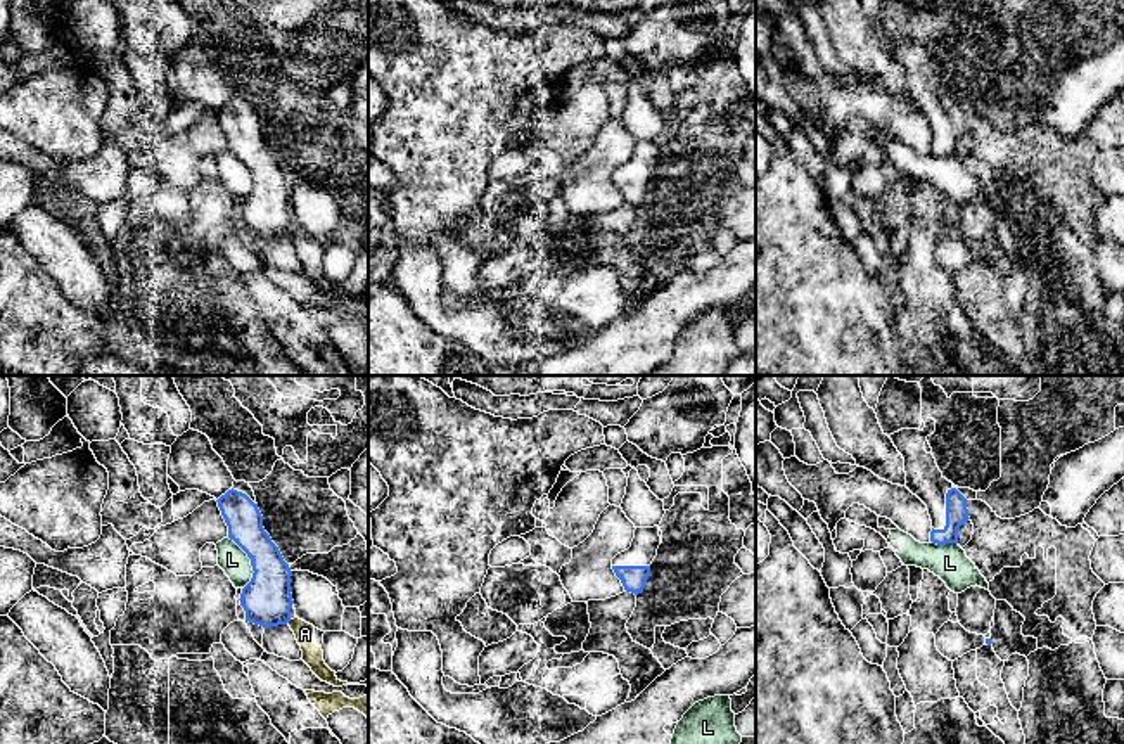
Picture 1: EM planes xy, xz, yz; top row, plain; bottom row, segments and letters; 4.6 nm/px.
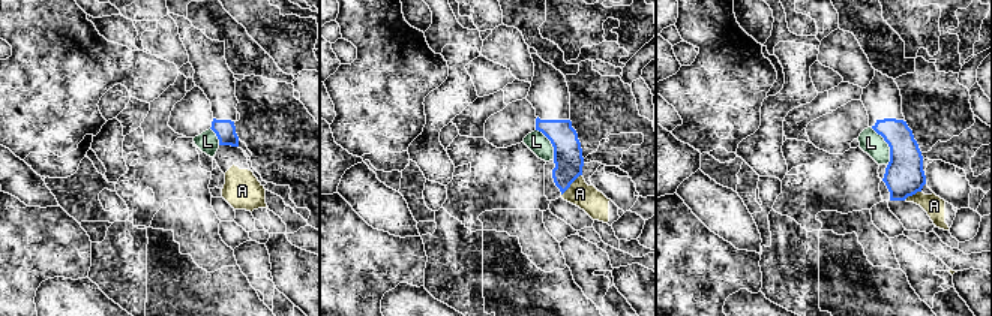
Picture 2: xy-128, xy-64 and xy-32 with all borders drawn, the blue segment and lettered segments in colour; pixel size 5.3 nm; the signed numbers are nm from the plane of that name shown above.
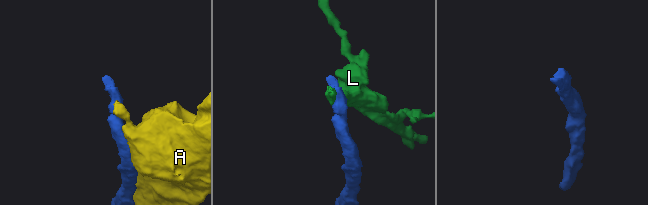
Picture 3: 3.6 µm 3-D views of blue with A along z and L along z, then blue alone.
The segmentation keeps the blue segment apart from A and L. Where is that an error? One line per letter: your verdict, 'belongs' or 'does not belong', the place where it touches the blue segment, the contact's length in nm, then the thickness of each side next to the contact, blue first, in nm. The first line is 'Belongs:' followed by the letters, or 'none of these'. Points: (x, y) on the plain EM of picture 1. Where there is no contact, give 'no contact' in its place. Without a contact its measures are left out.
Belongs: none of these
A: does not belong | xy (287, 234) | 40 nm | 240/100 nm
L: does not belong | xy (251, 175) | 260 nm | 240/140 nm

